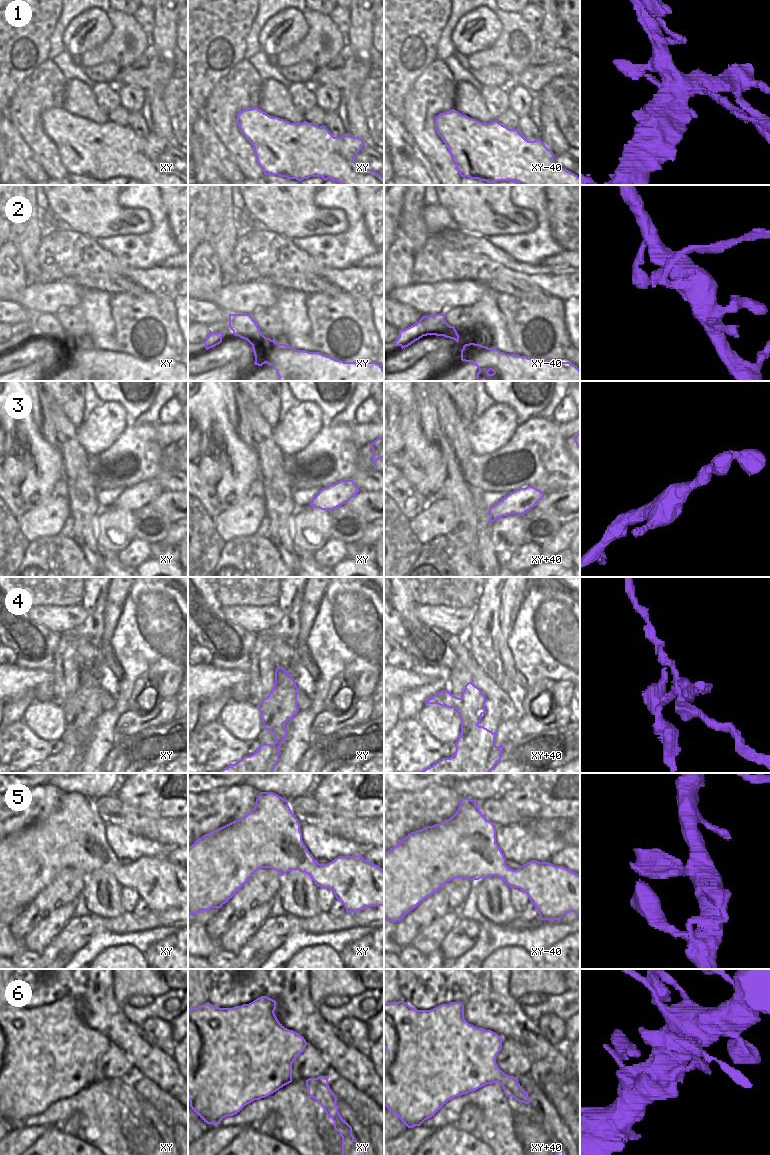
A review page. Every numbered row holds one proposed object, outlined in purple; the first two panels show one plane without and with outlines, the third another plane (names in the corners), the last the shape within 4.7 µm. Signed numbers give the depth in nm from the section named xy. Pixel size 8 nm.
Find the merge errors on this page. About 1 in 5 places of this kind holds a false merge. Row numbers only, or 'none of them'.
2, 4

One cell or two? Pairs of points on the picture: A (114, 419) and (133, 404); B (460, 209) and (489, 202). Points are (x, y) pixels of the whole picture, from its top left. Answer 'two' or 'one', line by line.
A: two
B: one

